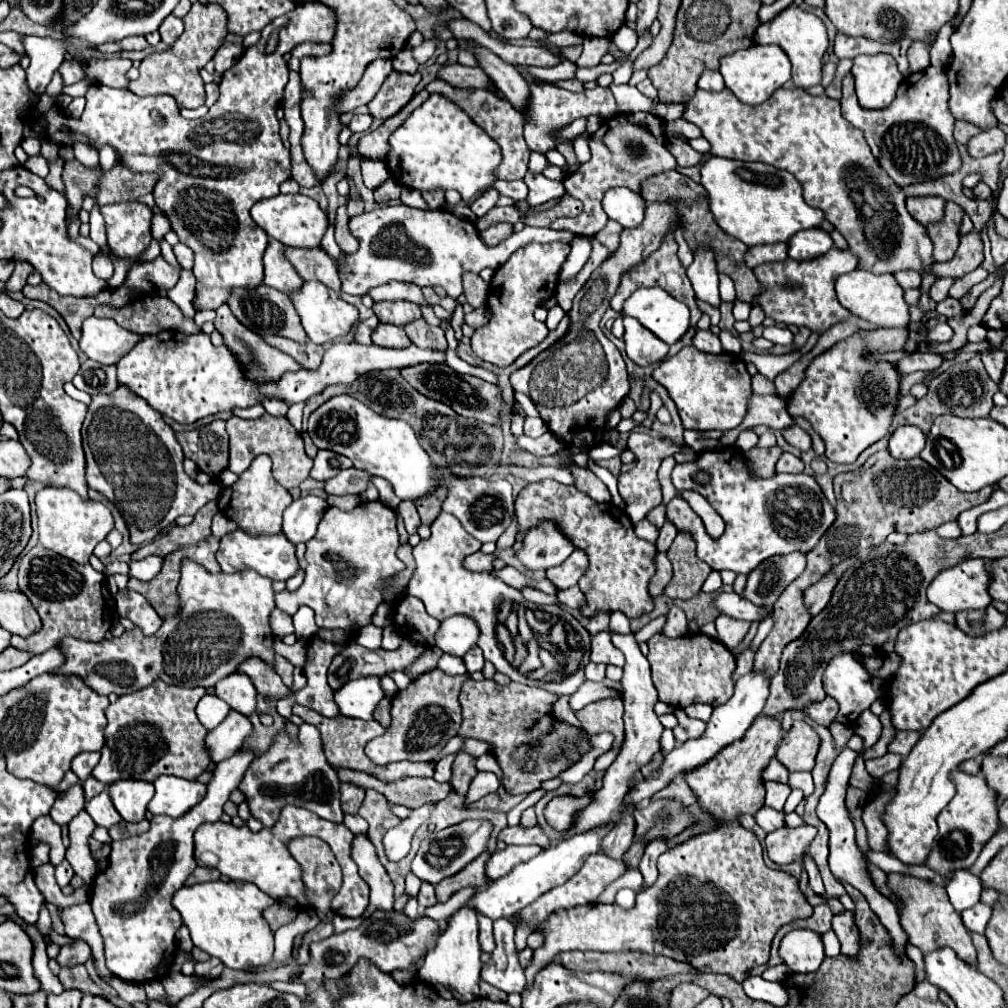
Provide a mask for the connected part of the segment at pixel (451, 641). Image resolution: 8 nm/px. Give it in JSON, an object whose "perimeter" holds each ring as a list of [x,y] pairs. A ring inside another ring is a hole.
{"perimeter":[[[451,616],[441,622],[435,634],[435,646],[445,654],[463,656],[477,644],[477,624],[465,616]]]}

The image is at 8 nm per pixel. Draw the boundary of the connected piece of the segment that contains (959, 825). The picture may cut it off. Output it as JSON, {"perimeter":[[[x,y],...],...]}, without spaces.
{"perimeter":[[[961,770],[953,772],[953,780],[957,786],[957,794],[953,796],[953,800],[943,808],[943,812],[939,814],[939,836],[933,844],[933,852],[929,854],[927,866],[933,868],[941,878],[945,878],[945,874],[955,868],[969,868],[981,854],[983,846],[999,832],[1001,822],[997,816],[997,794],[995,790],[991,790],[983,778],[983,774],[971,776],[965,774]]]}

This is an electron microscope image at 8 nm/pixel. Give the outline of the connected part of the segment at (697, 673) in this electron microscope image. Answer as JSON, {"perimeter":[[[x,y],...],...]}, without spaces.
{"perimeter":[[[701,632],[681,638],[655,634],[649,640],[649,664],[659,700],[673,708],[685,708],[695,702],[719,706],[733,696],[731,674],[735,670],[735,658],[721,642],[711,640]]]}

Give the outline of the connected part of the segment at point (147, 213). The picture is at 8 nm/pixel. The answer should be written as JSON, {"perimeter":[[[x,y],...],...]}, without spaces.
{"perimeter":[[[121,202],[101,206],[107,222],[107,244],[119,258],[135,260],[151,242],[151,216],[153,212],[137,202]]]}

